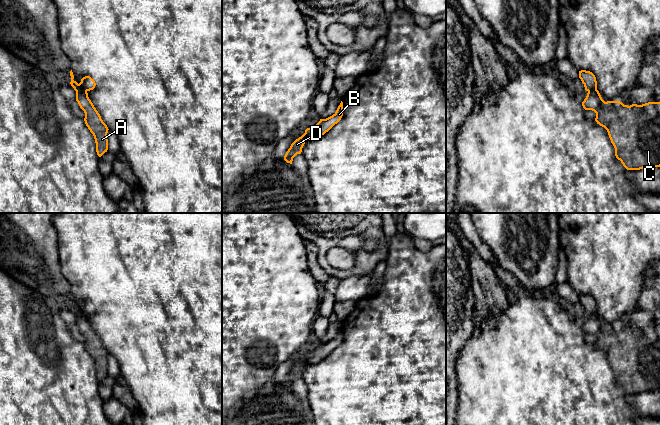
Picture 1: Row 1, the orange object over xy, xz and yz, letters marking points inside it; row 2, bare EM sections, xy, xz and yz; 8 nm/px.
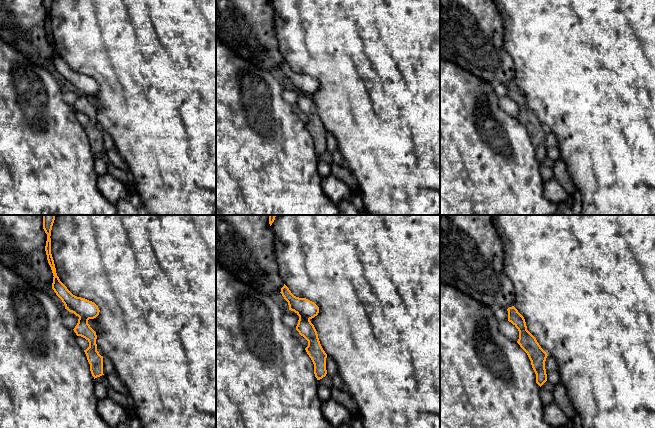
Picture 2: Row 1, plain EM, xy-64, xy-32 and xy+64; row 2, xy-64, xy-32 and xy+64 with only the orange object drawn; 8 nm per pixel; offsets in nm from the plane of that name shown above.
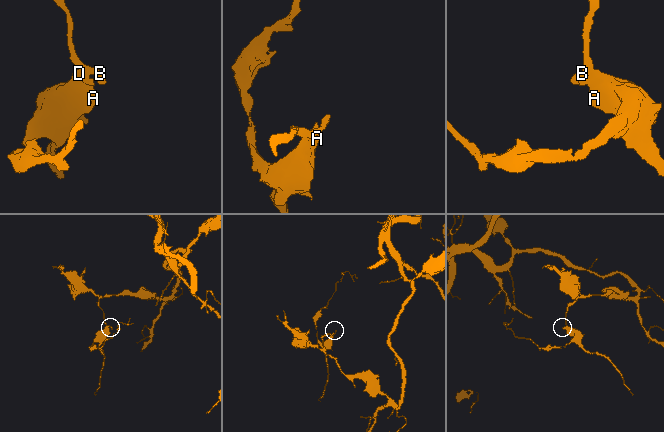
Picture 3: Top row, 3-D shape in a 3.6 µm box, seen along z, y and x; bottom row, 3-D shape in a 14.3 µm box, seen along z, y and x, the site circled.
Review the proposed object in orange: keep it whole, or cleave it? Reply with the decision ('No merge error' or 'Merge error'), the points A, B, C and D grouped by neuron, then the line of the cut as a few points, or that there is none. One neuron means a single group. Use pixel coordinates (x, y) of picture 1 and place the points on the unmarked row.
Merge error. Groups: A C D / B. Split along yz (596, 312), (588, 315)

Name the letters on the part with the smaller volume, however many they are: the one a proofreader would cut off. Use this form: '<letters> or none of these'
A, C, D

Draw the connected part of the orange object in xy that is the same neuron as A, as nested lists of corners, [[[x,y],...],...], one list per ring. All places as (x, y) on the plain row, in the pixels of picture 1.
[[[72,304],[70,308],[76,315],[76,325],[85,337],[85,348],[94,360],[97,379],[101,381],[108,374],[107,357],[109,353],[89,323],[87,315]]]

